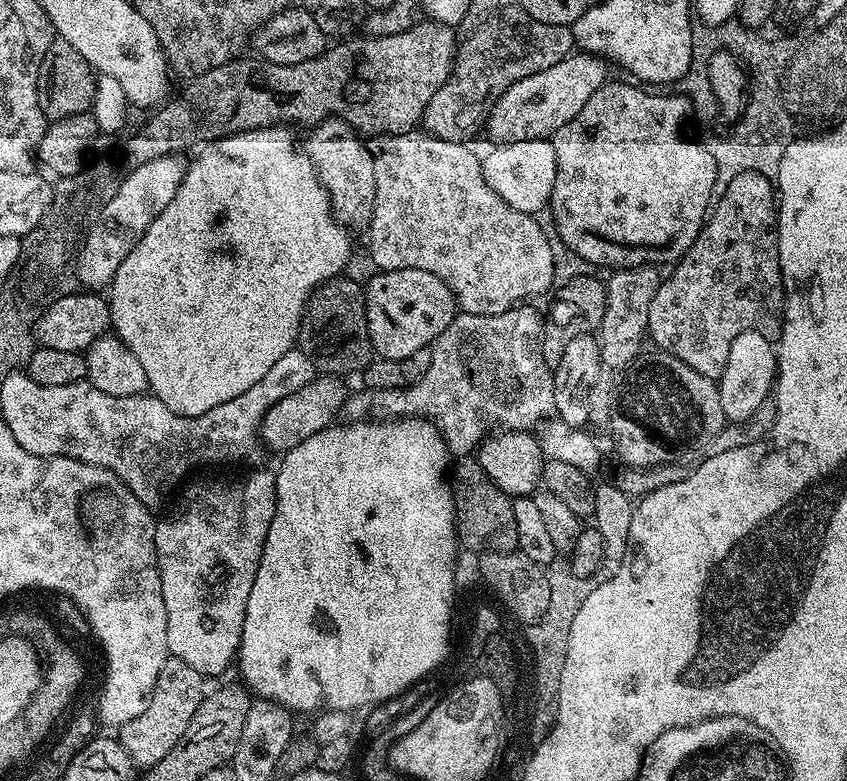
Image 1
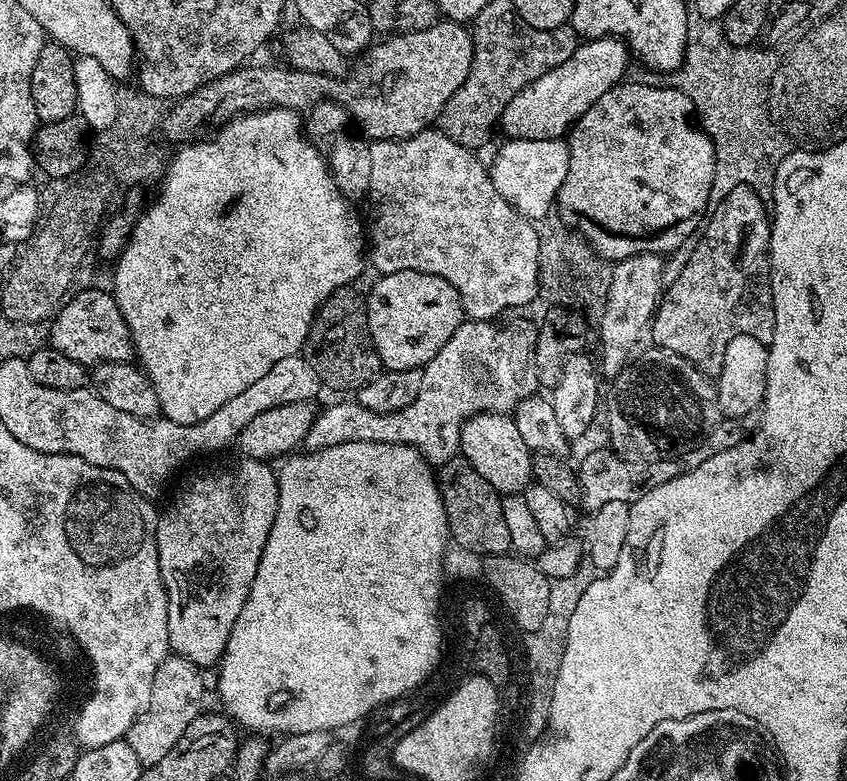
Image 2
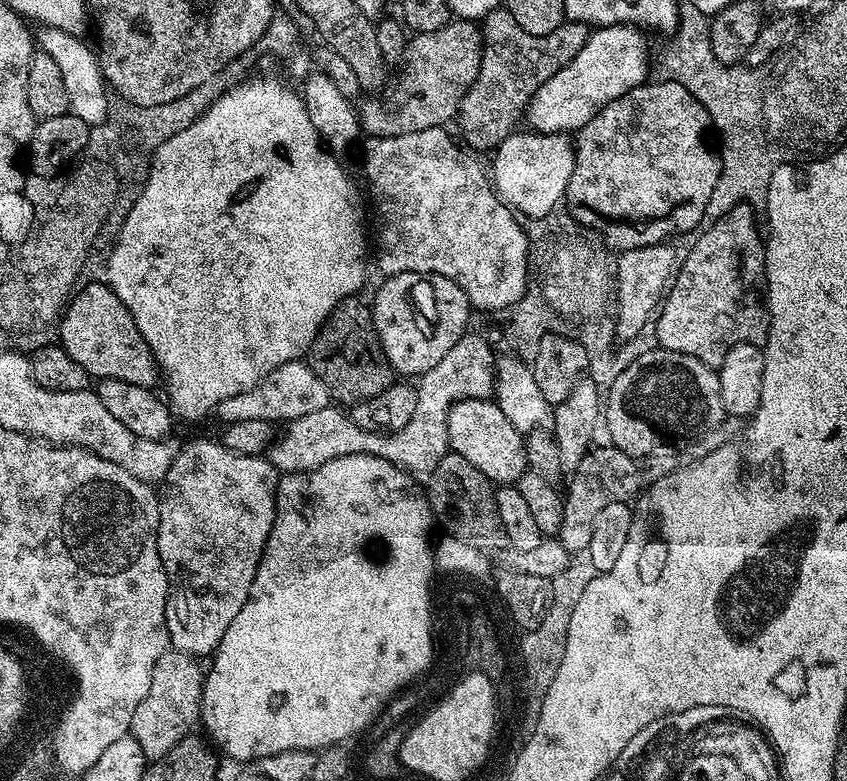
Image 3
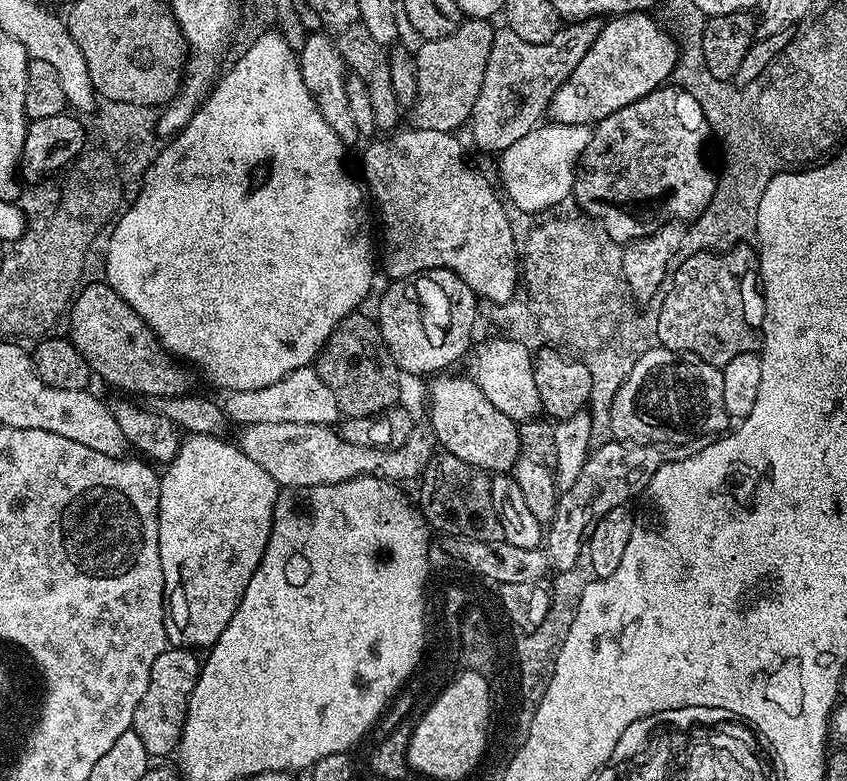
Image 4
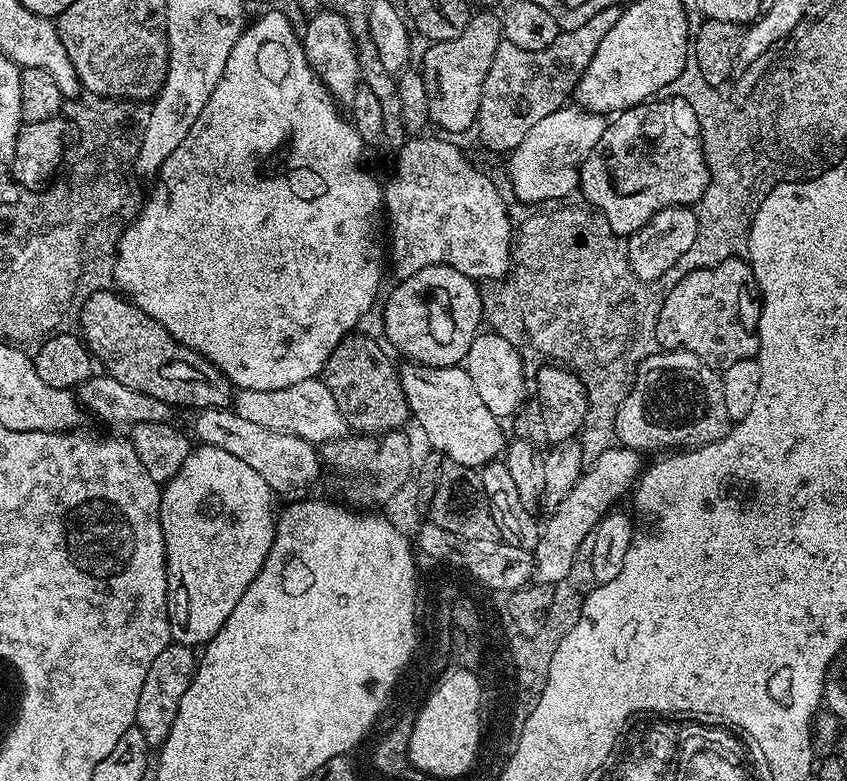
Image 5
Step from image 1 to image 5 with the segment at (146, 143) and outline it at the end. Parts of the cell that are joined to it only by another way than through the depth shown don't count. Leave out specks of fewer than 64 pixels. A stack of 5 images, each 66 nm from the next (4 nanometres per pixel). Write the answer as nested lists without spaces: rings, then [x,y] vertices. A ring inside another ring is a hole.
[[[480,12],[469,15],[466,30],[458,34],[458,38],[437,40],[427,45],[424,52],[422,73],[426,94],[429,96],[429,121],[448,132],[464,132],[473,127],[478,114],[478,106],[482,102],[482,86],[486,82],[486,74],[490,74],[490,62],[494,62],[494,50],[498,50],[502,39],[502,20],[492,12]]]

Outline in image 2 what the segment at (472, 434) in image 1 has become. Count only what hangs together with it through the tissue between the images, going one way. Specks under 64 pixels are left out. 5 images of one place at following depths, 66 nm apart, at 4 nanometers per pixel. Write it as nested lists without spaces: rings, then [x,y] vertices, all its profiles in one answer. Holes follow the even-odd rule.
[[[465,319],[464,323],[458,326],[458,330],[454,330],[454,334],[450,334],[450,342],[446,342],[446,346],[442,346],[442,350],[438,350],[438,354],[434,354],[434,358],[430,363],[424,365],[428,374],[424,379],[423,391],[420,391],[419,399],[416,403],[412,404],[411,408],[408,408],[407,412],[403,412],[402,416],[392,416],[385,418],[385,416],[375,416],[371,412],[363,412],[362,408],[358,408],[354,404],[340,404],[339,407],[332,408],[331,412],[327,412],[323,419],[318,422],[314,422],[310,426],[309,433],[306,434],[303,440],[303,447],[308,450],[315,450],[318,448],[325,448],[326,446],[338,446],[339,444],[352,444],[356,440],[369,441],[372,437],[376,439],[383,439],[384,437],[389,440],[411,440],[413,443],[419,443],[420,448],[427,452],[428,456],[432,460],[445,460],[445,457],[449,455],[452,450],[459,446],[460,435],[462,434],[462,426],[469,423],[473,418],[480,415],[481,412],[503,412],[505,414],[511,413],[516,407],[518,407],[523,400],[528,399],[537,391],[538,381],[536,378],[536,365],[534,363],[534,336],[533,333],[528,333],[524,328],[499,328],[499,323],[490,320],[470,320]]]

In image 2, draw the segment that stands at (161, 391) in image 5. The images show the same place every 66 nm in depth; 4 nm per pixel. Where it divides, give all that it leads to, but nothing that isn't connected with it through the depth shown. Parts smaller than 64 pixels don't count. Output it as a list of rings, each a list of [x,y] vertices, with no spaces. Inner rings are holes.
[[[98,292],[85,293],[79,299],[73,300],[68,308],[60,314],[56,321],[53,339],[56,342],[54,350],[64,349],[64,352],[74,362],[85,366],[97,364],[123,364],[131,361],[134,356],[132,335],[126,326],[126,318],[116,311],[116,306]]]

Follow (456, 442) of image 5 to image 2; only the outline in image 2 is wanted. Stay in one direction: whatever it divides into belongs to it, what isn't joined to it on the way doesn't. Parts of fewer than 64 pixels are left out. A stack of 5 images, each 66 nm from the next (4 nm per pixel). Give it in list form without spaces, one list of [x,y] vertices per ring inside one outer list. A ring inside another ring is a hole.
[[[481,412],[471,423],[462,426],[460,445],[471,457],[474,470],[478,470],[494,488],[501,494],[520,494],[532,479],[531,448],[526,446],[522,434],[518,434],[518,426],[511,415],[503,412]]]

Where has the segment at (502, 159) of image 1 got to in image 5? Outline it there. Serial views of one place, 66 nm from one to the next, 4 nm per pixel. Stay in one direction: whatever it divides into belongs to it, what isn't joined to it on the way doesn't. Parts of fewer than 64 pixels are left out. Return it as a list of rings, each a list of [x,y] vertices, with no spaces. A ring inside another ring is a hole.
[[[565,106],[559,108],[554,114],[542,118],[542,122],[537,122],[530,129],[530,134],[526,134],[526,138],[522,138],[522,142],[518,142],[518,146],[507,157],[508,176],[512,179],[513,194],[522,203],[537,206],[547,200],[562,198],[563,195],[577,191],[580,182],[580,166],[590,154],[590,150],[594,150],[594,142],[602,138],[605,127],[606,120],[603,115],[585,112],[579,106]]]

